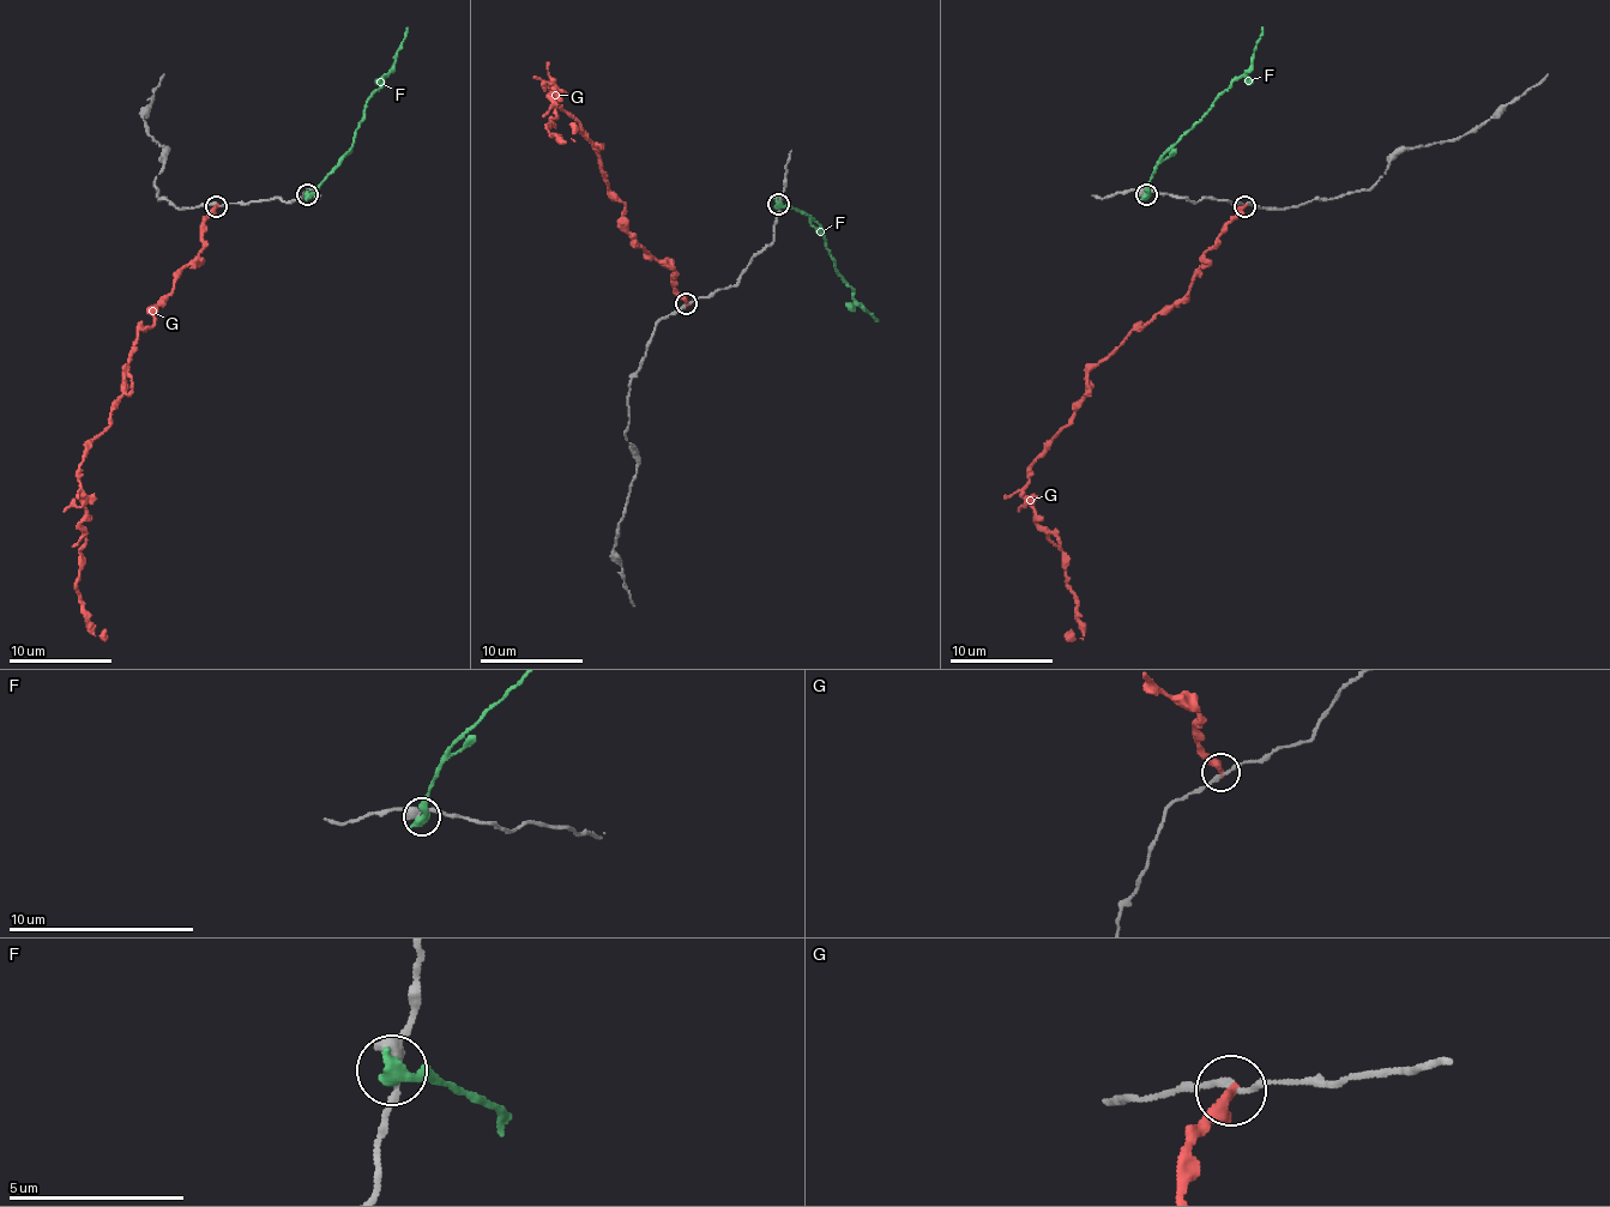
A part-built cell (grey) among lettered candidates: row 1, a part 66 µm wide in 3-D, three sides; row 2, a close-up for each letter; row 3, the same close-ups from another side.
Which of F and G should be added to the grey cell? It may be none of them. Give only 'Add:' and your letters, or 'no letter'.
Add: no letter

